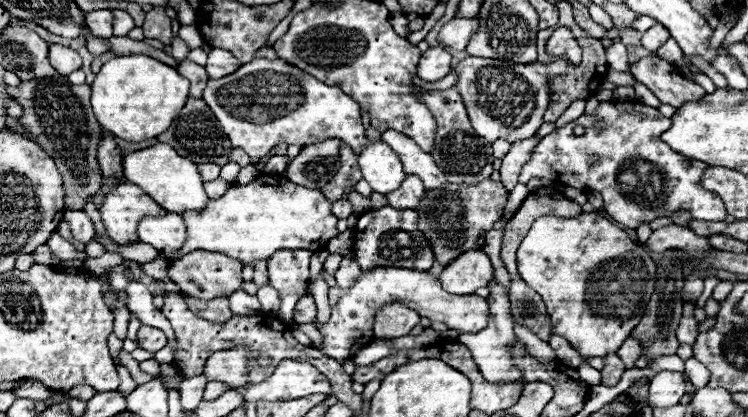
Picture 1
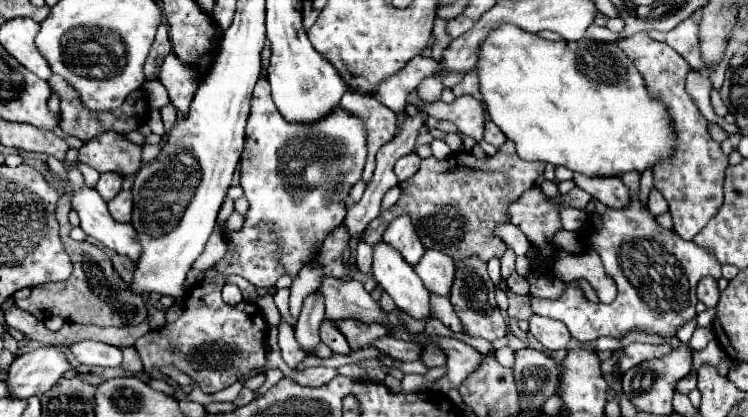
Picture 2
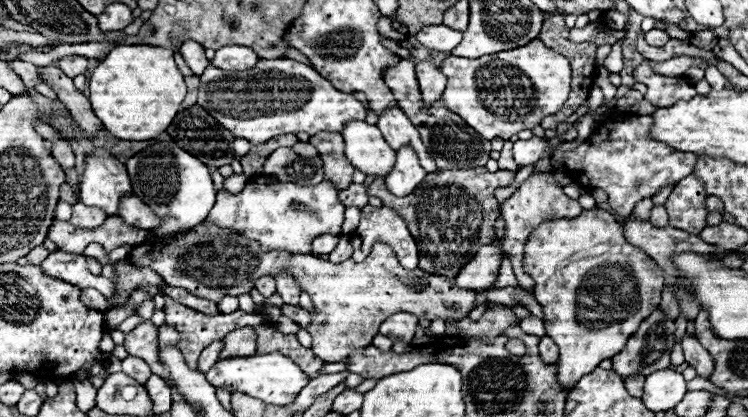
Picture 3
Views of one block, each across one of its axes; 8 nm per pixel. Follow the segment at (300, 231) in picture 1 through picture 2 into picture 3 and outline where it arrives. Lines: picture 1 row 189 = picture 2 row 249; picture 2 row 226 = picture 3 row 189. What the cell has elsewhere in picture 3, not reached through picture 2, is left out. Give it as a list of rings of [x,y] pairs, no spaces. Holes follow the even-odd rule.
[[[250,180],[238,194],[220,190],[206,222],[230,228],[248,240],[260,242],[264,252],[286,250],[292,254],[312,254],[310,244],[316,236],[342,234],[344,206],[338,204],[338,190],[328,180],[316,186]]]

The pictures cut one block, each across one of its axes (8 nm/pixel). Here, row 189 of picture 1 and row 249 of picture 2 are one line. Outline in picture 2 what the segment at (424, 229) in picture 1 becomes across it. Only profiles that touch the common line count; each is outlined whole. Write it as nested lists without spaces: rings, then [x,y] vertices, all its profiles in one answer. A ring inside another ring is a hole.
[[[506,140],[496,156],[486,156],[484,160],[474,158],[470,152],[454,154],[442,162],[426,158],[414,178],[400,182],[400,188],[404,190],[400,200],[368,224],[362,240],[370,246],[376,244],[386,226],[398,214],[408,212],[426,248],[442,250],[454,260],[462,260],[472,254],[478,254],[484,262],[494,256],[502,258],[506,244],[494,234],[494,228],[510,222],[506,214],[510,202],[518,200],[528,188],[534,186],[536,178],[544,172],[544,166],[544,162],[522,162],[514,150],[514,142],[510,140]]]

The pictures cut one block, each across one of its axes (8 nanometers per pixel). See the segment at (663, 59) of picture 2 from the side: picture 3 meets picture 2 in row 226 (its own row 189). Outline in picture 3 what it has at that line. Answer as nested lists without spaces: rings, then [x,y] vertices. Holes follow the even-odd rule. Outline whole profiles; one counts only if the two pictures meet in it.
[[[686,176],[684,180],[680,180],[664,204],[670,216],[670,226],[682,228],[684,232],[694,232],[698,236],[706,226],[708,216],[704,200],[706,192],[698,178]]]

